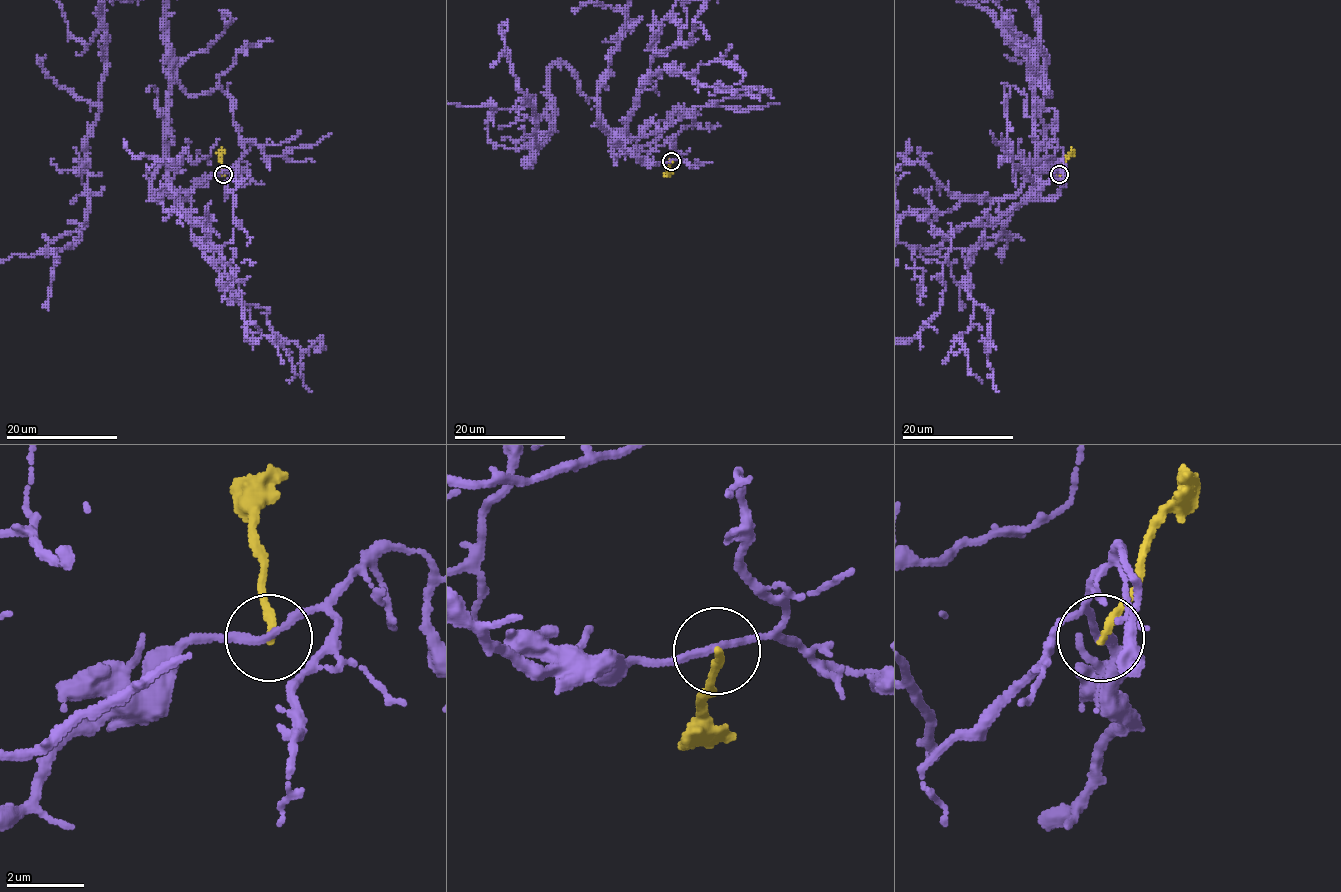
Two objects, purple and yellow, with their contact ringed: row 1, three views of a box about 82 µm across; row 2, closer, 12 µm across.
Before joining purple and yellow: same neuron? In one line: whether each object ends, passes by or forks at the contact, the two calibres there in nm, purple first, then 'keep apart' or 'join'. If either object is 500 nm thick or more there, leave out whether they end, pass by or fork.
purple passes by; yellow ends; calibres 190 and 200 nm; keep apart

